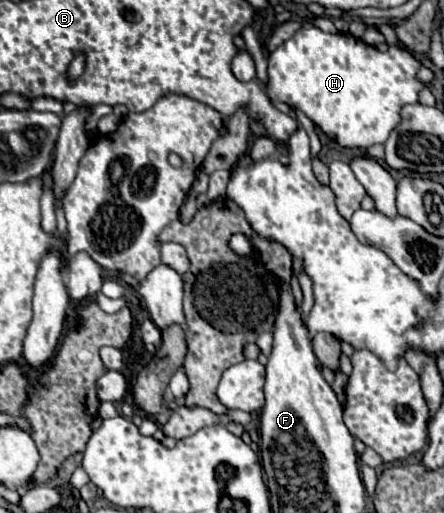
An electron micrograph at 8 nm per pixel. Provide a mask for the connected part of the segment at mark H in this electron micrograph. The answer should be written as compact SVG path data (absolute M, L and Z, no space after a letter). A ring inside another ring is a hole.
M301 27L269 55L267 95L301 109L331 141L341 147L367 149L389 139L389 133L401 123L401 109L405 105L419 103L419 91L425 87L417 79L419 67L421 61L401 45L389 45L387 51L379 51L351 33L325 33L317 27Z

